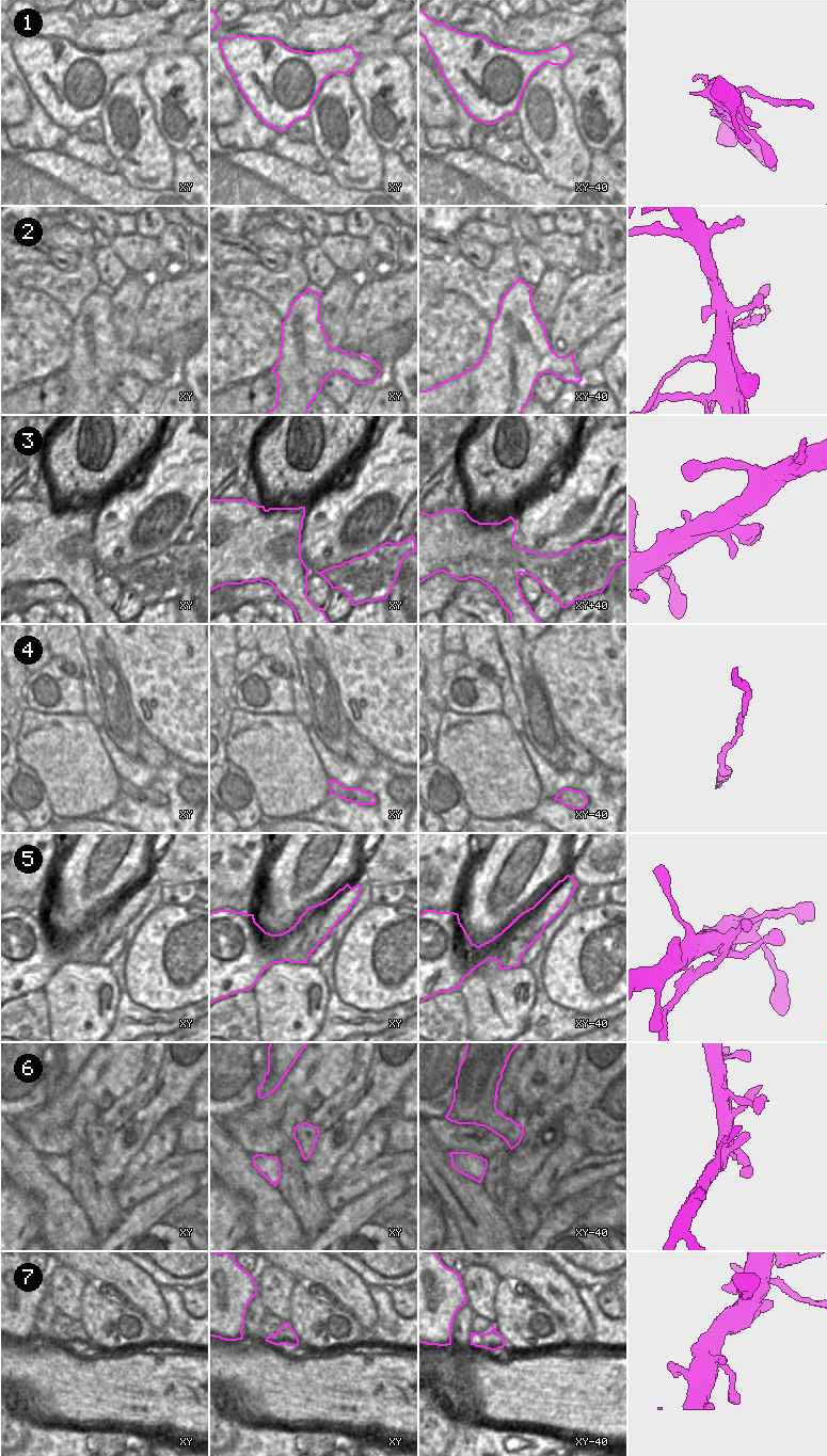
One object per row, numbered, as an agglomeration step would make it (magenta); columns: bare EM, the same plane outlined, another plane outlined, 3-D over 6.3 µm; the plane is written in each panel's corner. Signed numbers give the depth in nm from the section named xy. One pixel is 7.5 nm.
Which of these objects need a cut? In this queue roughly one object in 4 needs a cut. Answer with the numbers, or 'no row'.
1, 2, 5

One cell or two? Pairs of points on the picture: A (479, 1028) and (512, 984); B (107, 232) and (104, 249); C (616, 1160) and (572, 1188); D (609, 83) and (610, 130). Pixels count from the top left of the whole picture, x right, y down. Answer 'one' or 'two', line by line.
A: one
B: two
C: one
D: one

